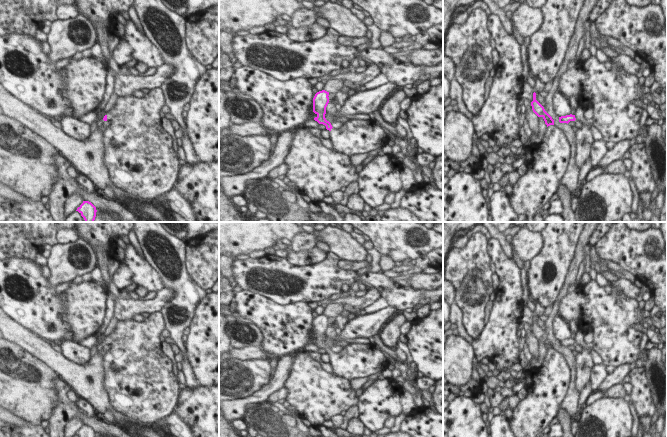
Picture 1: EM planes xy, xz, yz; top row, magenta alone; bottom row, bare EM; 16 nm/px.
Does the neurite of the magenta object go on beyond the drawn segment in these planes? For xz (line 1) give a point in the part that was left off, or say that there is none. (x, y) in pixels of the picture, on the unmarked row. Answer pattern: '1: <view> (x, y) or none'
1: none

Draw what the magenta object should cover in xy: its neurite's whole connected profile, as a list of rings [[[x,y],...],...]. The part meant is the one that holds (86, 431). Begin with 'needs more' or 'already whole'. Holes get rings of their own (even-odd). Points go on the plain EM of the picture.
already whole; [[[83,425],[83,427],[77,432],[79,437],[96,437],[96,431],[89,425]]]

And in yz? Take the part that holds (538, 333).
already whole; [[[533,317],[533,325],[531,326],[533,336],[538,340],[542,341],[545,345],[545,348],[548,350],[554,349],[554,344],[552,341],[545,335],[544,331],[536,324],[536,317]]]

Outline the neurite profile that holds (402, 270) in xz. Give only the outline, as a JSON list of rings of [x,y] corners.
[[[416,264],[415,265],[407,265],[407,266],[395,266],[393,269],[389,271],[385,271],[383,274],[390,278],[395,278],[398,276],[403,276],[403,275],[410,275],[414,273],[419,273],[422,272],[423,269],[419,268]]]

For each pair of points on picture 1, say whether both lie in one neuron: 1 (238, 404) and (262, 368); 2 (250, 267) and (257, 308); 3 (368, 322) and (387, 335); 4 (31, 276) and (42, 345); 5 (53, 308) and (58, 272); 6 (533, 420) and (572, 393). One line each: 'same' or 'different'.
1: different
2: different
3: different
4: different
5: different
6: different

